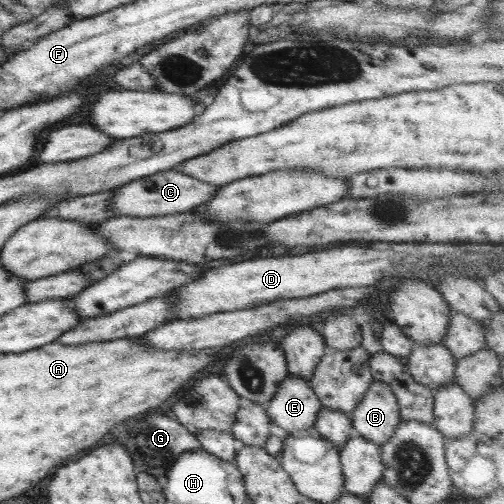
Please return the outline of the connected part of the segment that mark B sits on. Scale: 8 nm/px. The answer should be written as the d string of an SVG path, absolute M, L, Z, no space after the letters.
M373 381L350 419L355 434L378 446L388 442L401 421L399 405L391 388L383 382Z

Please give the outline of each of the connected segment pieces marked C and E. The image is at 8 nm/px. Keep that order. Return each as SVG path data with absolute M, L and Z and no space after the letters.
M170 169L149 177L131 180L116 189L115 196L109 202L109 209L116 216L159 217L176 213L194 211L210 200L218 187L192 178L178 169Z
M288 374L266 407L271 422L288 432L310 428L321 410L309 381Z

